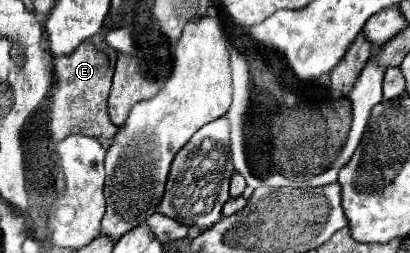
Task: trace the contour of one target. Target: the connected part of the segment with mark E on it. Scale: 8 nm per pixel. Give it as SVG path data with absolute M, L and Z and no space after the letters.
M96 34L84 40L72 54L56 56L54 58L54 78L56 88L52 94L52 108L50 108L50 134L54 142L64 140L72 134L84 134L92 138L114 138L116 126L110 122L106 112L108 106L108 92L112 84L112 74L116 66L118 52L108 46L104 34Z

